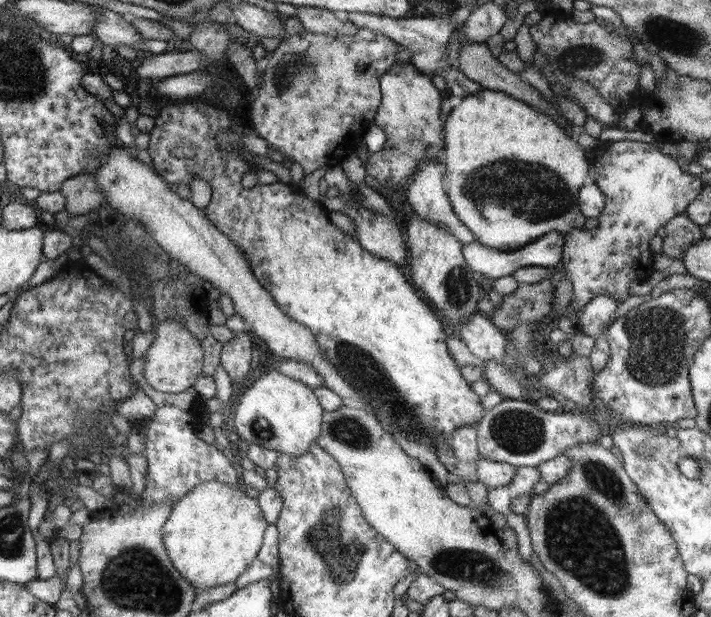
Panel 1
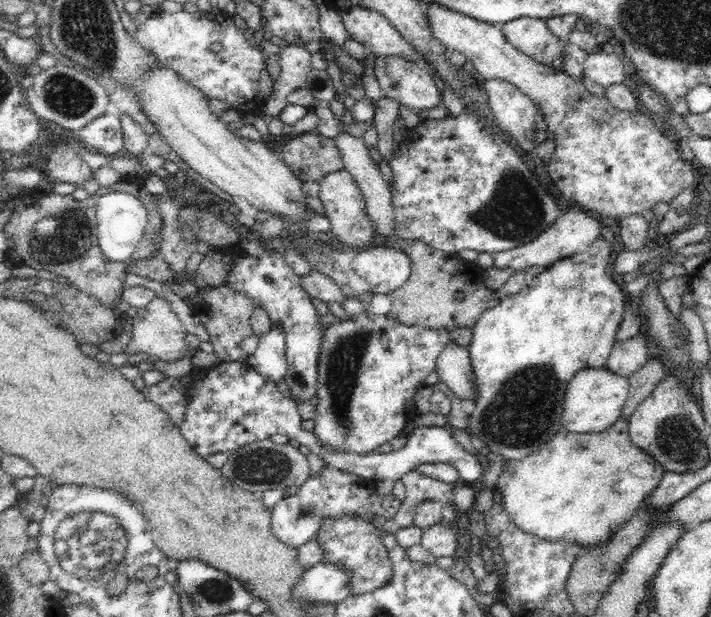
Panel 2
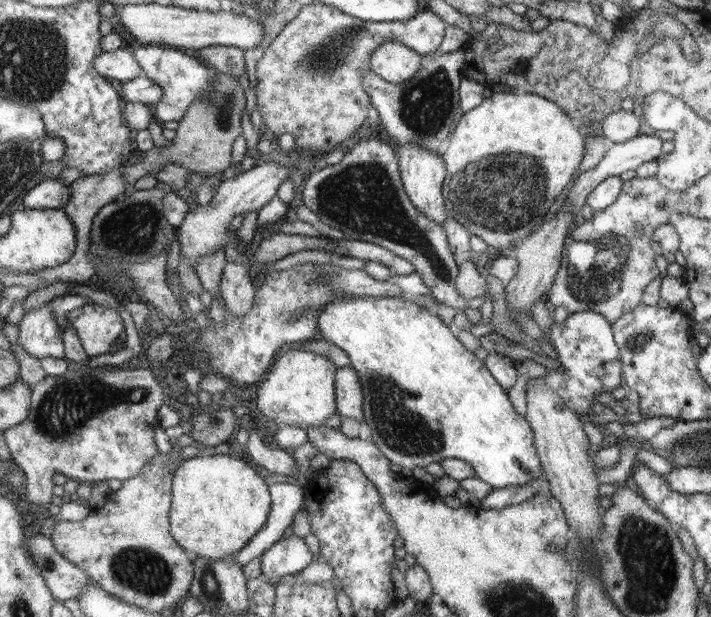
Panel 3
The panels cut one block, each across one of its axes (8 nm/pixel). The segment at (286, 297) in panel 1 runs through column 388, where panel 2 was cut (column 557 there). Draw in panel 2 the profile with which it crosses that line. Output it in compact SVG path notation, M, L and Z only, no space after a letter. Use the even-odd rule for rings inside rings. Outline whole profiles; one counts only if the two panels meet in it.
M598 237L598 240L594 240L587 249L588 252L578 252L569 255L568 258L562 258L558 262L554 262L550 270L535 276L530 284L527 284L523 290L520 290L520 293L502 299L497 306L486 310L486 312L480 315L480 319L473 327L472 342L467 346L467 349L472 360L477 397L475 398L474 412L469 416L470 428L468 428L468 433L479 438L482 446L488 447L497 456L504 455L504 457L514 459L524 458L530 451L537 449L539 444L552 438L552 434L563 430L561 417L563 414L563 398L569 380L572 380L582 368L605 367L612 352L611 350L616 344L616 332L618 332L618 326L622 322L622 312L625 312L624 302L626 302L626 294L622 292L622 288L610 276L610 270L608 270L610 248L608 248L608 242L604 240L604 237Z

